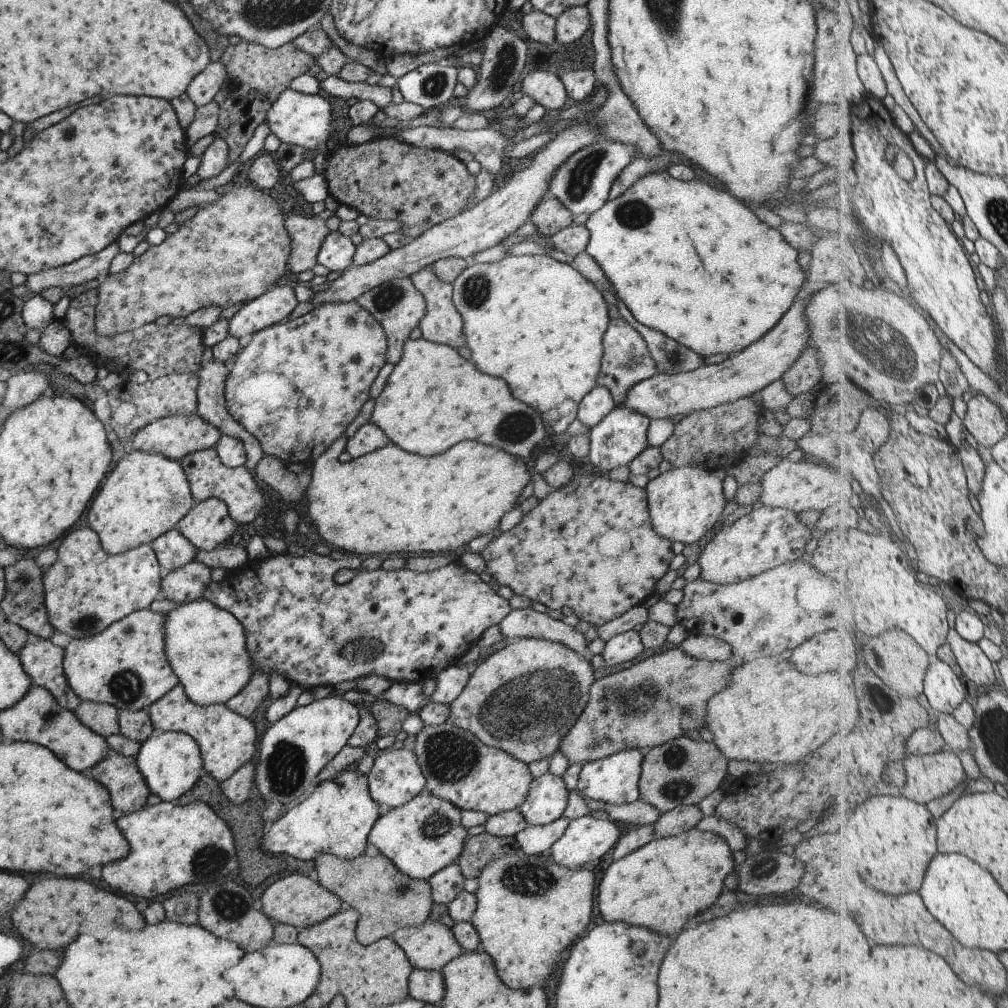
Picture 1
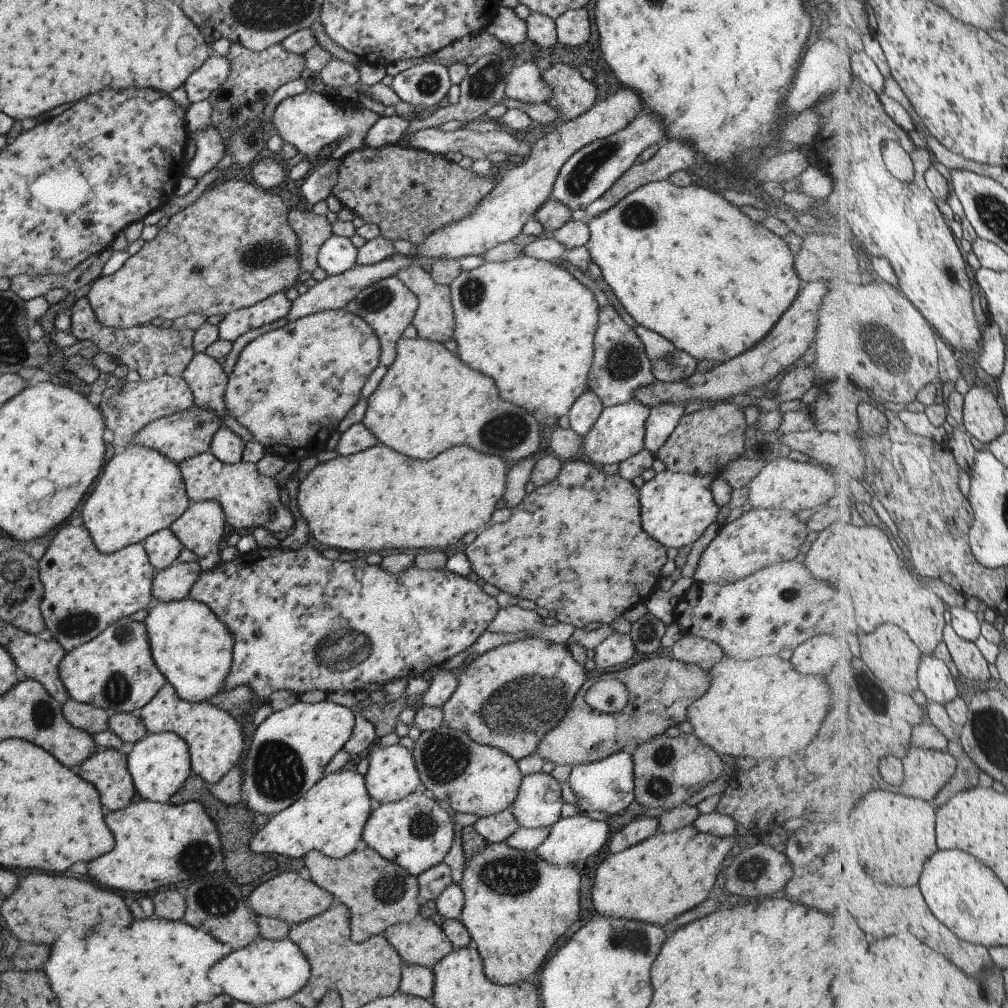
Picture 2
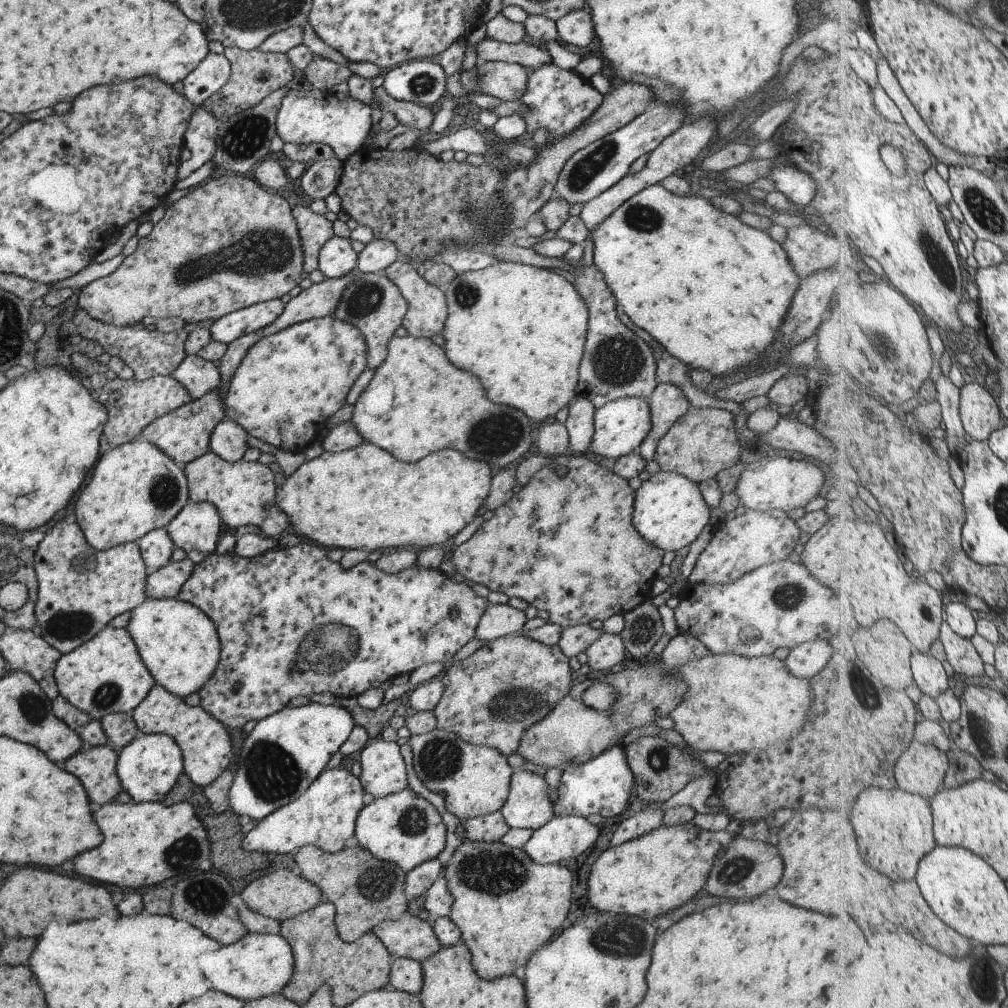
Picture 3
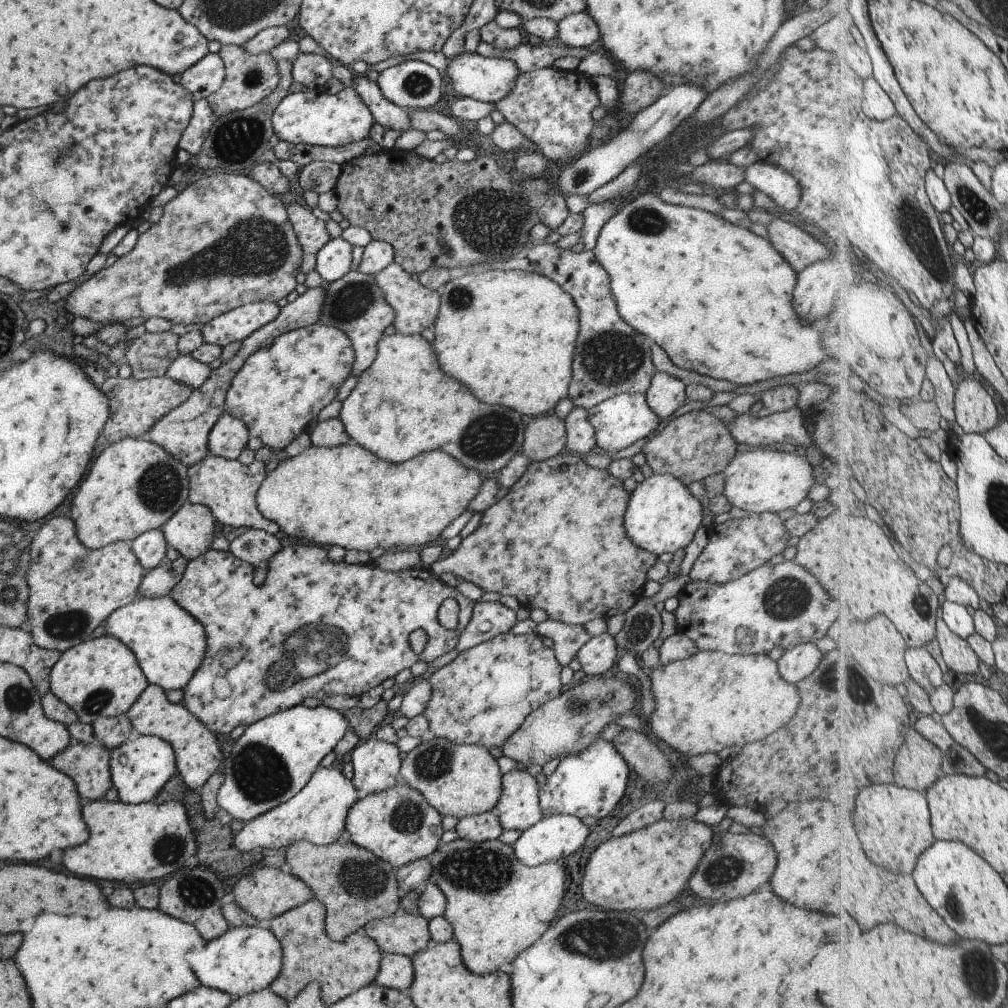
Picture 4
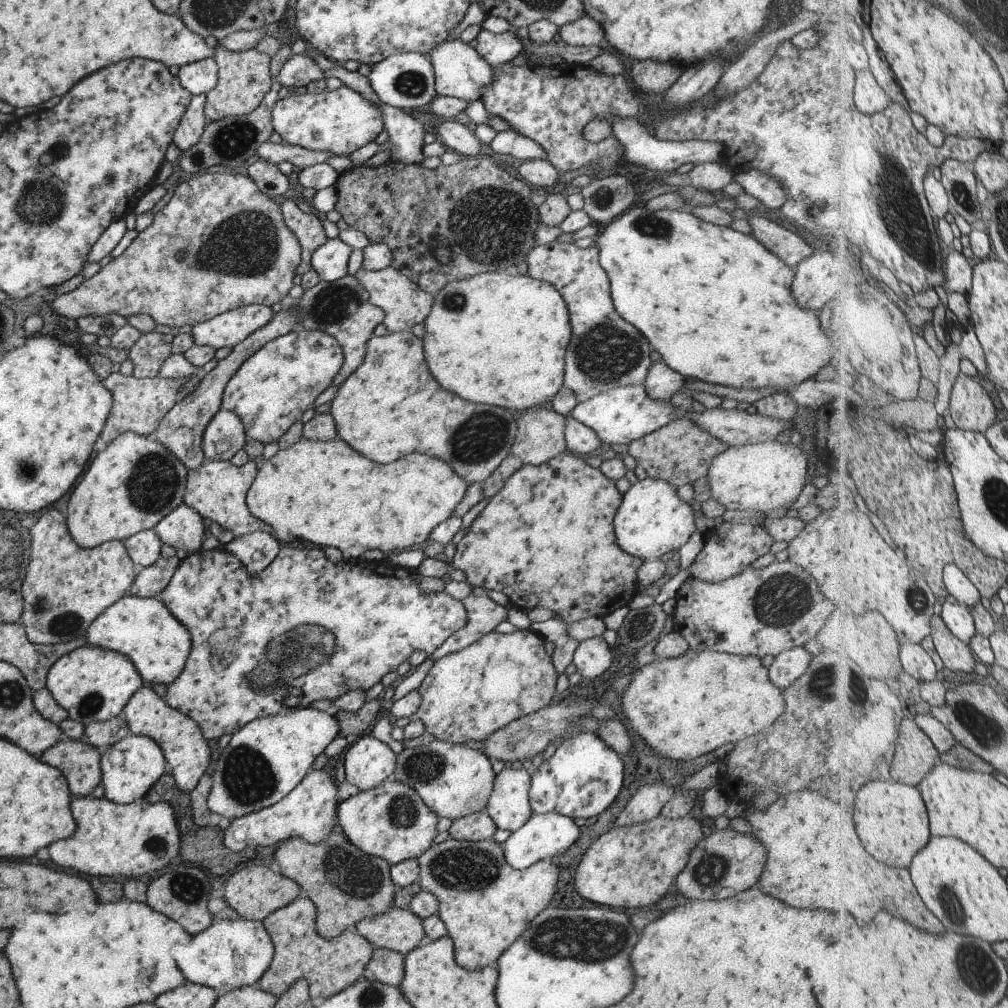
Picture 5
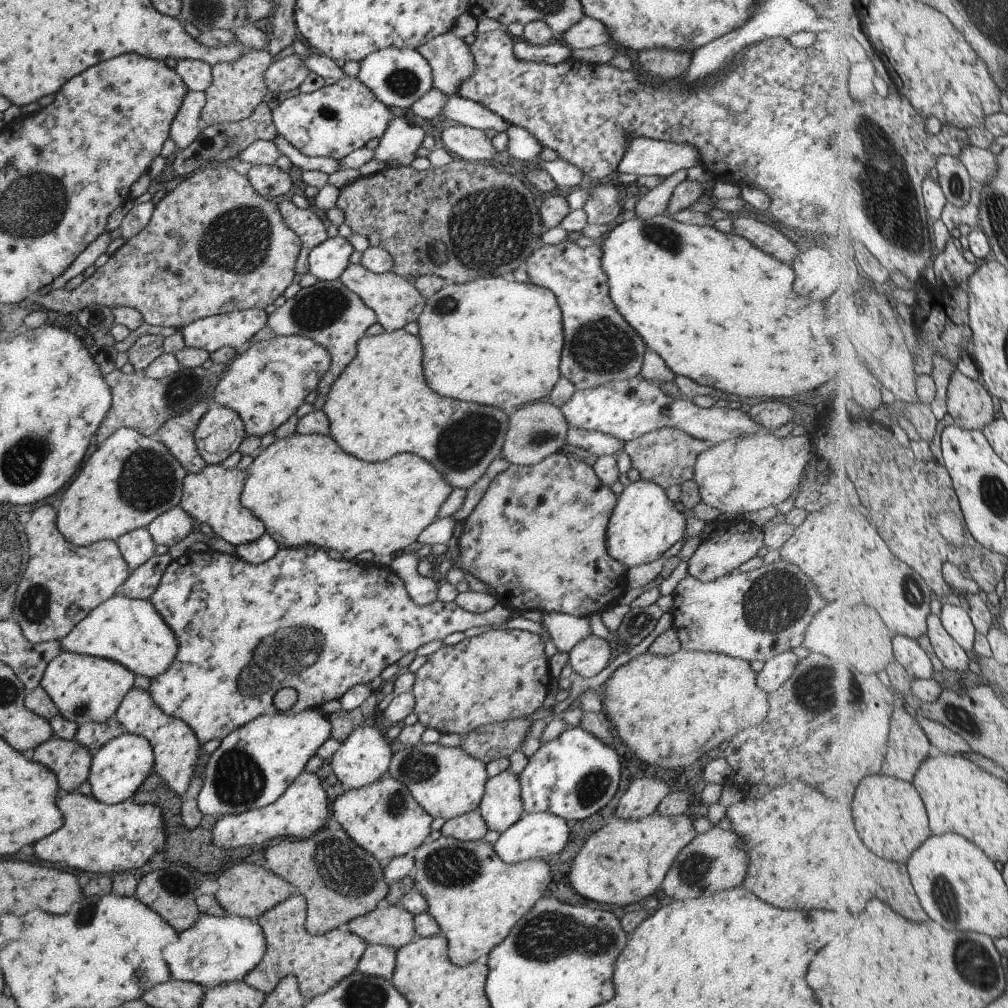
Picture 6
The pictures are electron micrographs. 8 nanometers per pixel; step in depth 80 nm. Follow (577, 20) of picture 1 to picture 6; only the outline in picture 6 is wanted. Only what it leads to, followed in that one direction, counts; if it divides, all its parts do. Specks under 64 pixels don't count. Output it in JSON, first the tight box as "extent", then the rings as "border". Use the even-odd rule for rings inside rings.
{"extent":[563,17,609,49],"border":[[[581,17],[579,22],[572,24],[563,34],[563,43],[572,49],[588,49],[597,45],[605,45],[609,36],[604,26],[597,19]]]}

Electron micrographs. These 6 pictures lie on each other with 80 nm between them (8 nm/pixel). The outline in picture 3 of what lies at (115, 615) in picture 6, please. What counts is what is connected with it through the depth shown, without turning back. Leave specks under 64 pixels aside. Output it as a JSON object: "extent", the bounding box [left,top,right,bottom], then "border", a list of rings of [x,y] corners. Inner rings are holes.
{"extent":[126,598,220,699],"border":[[[177,598],[173,599],[146,599],[131,612],[126,631],[132,636],[138,655],[147,671],[154,678],[154,682],[161,685],[171,694],[180,699],[187,694],[193,694],[208,681],[218,665],[220,656],[220,640],[217,636],[213,621],[191,603],[185,603]]]}

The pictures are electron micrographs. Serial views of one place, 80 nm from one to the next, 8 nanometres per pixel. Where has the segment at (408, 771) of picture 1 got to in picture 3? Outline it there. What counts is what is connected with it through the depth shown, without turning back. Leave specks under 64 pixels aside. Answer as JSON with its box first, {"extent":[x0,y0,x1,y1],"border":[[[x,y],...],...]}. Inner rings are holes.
{"extent":[358,738,408,799],"border":[[[375,738],[360,750],[358,779],[365,794],[380,799],[408,788],[407,770],[398,747],[394,742]]]}

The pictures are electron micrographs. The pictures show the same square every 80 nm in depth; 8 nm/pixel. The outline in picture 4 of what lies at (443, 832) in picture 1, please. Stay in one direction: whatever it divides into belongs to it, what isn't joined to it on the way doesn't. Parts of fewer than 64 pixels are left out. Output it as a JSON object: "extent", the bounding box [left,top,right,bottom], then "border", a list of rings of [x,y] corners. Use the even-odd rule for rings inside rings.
{"extent":[344,784,441,869],"border":[[[407,784],[368,794],[359,799],[349,810],[344,830],[350,841],[372,852],[376,857],[398,869],[407,863],[427,858],[440,845],[441,815],[425,797]]]}

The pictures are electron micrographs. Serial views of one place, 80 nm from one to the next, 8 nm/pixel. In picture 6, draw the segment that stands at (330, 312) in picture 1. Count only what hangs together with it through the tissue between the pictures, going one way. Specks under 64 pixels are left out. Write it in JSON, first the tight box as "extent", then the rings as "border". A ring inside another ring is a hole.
{"extent":[212,335,329,436],"border":[[[303,335],[271,336],[247,344],[225,368],[214,386],[212,402],[236,412],[245,433],[263,436],[272,432],[295,414],[309,392],[316,390],[320,378],[328,371],[329,351],[317,341]]]}

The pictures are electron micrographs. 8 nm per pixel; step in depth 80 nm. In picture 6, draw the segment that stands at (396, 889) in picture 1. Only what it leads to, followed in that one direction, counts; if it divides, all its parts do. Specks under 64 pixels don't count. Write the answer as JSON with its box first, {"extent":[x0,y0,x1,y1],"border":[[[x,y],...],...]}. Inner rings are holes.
{"extent":[264,824,387,935],"border":[[[328,824],[320,828],[315,834],[307,837],[307,840],[291,840],[287,837],[279,840],[277,844],[268,846],[264,852],[265,864],[273,874],[286,880],[295,888],[295,894],[303,894],[307,902],[307,914],[305,917],[305,930],[312,935],[322,935],[337,927],[345,927],[351,919],[363,916],[375,910],[384,903],[387,884],[382,875],[382,868],[378,860],[375,860],[368,852],[358,847],[346,832],[334,824]]]}

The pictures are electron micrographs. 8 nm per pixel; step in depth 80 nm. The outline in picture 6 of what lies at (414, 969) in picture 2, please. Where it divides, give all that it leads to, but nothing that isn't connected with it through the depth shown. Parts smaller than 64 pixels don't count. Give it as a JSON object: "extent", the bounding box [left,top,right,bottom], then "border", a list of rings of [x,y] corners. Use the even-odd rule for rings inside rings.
{"extent":[356,943,395,981],"border":[[[366,943],[356,970],[362,975],[379,977],[389,981],[393,974],[395,953],[394,948]]]}

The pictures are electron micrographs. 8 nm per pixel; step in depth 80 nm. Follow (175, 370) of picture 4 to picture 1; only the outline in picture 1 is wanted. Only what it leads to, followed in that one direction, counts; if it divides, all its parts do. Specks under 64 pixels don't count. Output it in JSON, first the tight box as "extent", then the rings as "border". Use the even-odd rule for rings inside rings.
{"extent":[193,348,264,482],"border":[[[204,348],[203,354],[201,354],[201,366],[193,372],[195,376],[197,376],[197,391],[196,391],[196,414],[205,420],[205,422],[209,422],[209,424],[213,424],[220,435],[224,436],[233,436],[233,438],[237,438],[242,444],[245,452],[245,468],[247,468],[250,474],[253,474],[255,478],[255,482],[262,482],[255,476],[255,466],[257,462],[264,455],[261,450],[261,445],[259,441],[255,439],[253,436],[250,436],[229,414],[226,410],[225,400],[224,400],[224,385],[225,380],[228,376],[228,366],[223,364],[221,361],[217,361],[213,359],[214,357],[211,354],[210,348]]]}

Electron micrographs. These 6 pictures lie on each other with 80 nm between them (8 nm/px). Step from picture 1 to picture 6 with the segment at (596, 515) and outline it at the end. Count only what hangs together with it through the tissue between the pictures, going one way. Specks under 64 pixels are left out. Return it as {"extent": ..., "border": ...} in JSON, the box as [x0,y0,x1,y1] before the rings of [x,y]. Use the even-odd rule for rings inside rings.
{"extent":[455,453,627,617],"border":[[[553,453],[534,465],[509,465],[491,481],[487,492],[483,494],[483,498],[465,518],[463,531],[457,540],[459,555],[456,557],[455,566],[462,572],[469,572],[473,578],[483,582],[487,588],[492,588],[497,595],[496,602],[504,607],[511,608],[513,611],[538,610],[544,614],[563,613],[574,617],[588,617],[609,610],[618,604],[617,600],[627,590],[626,568],[618,560],[607,554],[606,524],[617,498],[609,488],[609,485],[601,484],[591,465],[587,465],[581,458],[577,458],[573,454]]]}

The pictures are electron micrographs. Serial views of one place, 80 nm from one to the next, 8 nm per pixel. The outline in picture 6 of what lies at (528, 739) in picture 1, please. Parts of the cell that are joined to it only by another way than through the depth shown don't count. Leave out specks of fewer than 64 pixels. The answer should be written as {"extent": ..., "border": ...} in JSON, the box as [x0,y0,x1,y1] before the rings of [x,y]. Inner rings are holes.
{"extent":[411,629,554,737],"border":[[[501,629],[467,637],[456,645],[443,647],[427,655],[427,661],[414,674],[411,692],[416,702],[412,712],[424,728],[458,734],[460,737],[477,727],[523,719],[542,705],[554,683],[548,659],[543,655],[544,642],[535,633],[519,629]]]}

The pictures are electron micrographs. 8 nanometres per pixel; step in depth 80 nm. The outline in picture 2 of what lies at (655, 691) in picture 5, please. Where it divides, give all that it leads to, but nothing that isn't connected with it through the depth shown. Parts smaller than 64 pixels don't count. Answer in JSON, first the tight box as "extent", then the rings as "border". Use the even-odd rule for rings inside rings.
{"extent":[686,656,833,760],"border":[[[724,656],[719,662],[716,662],[707,670],[708,677],[710,678],[709,688],[686,708],[686,720],[693,728],[693,734],[691,735],[695,735],[703,744],[709,745],[709,748],[712,748],[720,756],[727,754],[727,756],[733,758],[735,756],[745,756],[745,758],[772,758],[773,760],[777,760],[781,756],[791,756],[793,752],[799,752],[799,750],[807,748],[809,742],[813,742],[813,738],[817,736],[817,730],[819,730],[823,718],[827,716],[827,710],[829,710],[829,704],[831,704],[831,698],[833,698],[833,692],[825,684],[823,674],[807,676],[798,673],[790,665],[788,660],[781,659],[777,656],[757,657],[753,660],[746,661],[736,661],[732,658],[725,658]]]}

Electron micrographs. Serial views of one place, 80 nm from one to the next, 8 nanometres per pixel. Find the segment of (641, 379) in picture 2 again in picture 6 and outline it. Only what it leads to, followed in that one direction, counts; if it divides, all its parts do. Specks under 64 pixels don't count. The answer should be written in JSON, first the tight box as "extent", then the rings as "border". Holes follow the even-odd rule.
{"extent":[523,239,645,390],"border":[[[565,239],[554,245],[541,244],[527,257],[523,268],[530,283],[541,285],[556,296],[564,336],[558,371],[575,390],[638,376],[645,351],[641,337],[623,320],[609,298],[608,278],[601,270],[600,256],[598,243],[583,248]]]}

